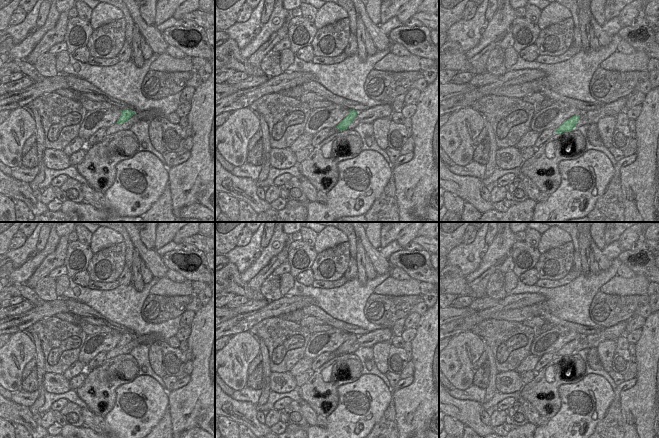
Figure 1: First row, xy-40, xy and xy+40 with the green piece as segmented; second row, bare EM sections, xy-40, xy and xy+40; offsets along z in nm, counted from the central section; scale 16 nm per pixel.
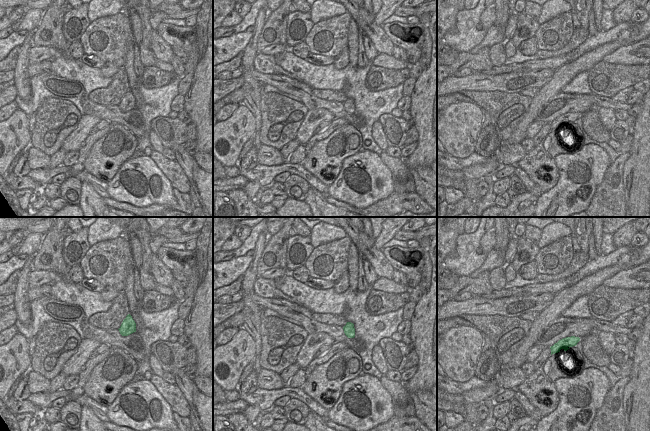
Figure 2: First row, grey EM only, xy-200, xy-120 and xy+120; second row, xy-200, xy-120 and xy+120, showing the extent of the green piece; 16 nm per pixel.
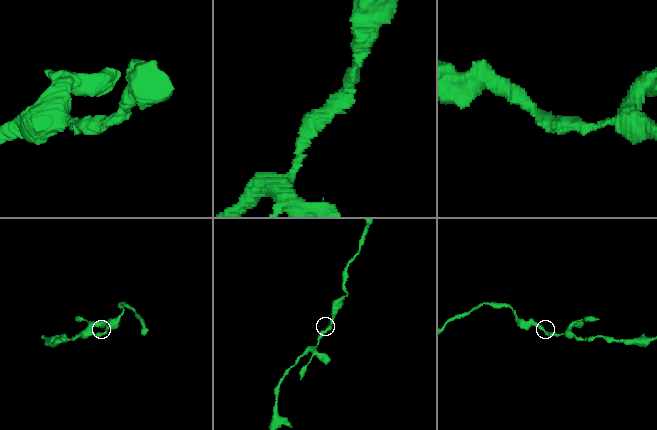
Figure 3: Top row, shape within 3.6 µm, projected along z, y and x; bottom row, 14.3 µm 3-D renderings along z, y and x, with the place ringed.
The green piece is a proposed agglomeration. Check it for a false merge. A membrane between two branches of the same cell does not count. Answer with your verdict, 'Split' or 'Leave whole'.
Leave whole.

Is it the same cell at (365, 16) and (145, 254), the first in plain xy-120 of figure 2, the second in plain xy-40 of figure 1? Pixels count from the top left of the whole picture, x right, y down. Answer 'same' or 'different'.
different

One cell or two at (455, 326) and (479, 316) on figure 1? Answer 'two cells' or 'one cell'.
one cell

